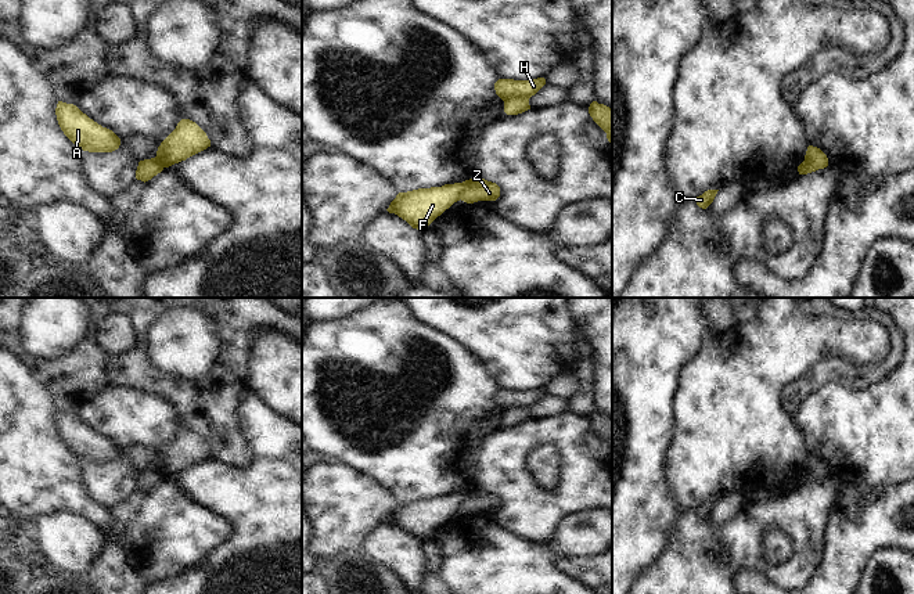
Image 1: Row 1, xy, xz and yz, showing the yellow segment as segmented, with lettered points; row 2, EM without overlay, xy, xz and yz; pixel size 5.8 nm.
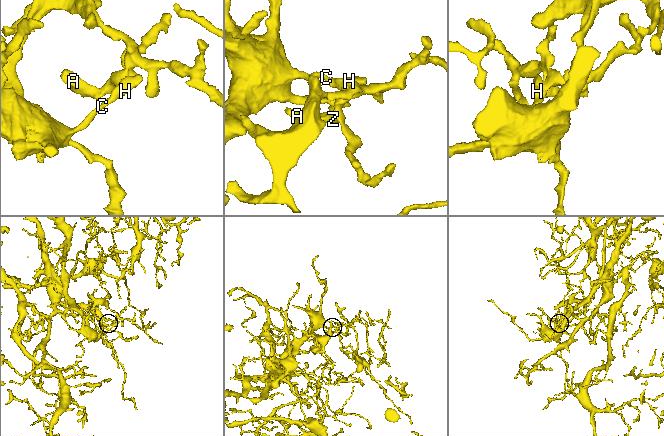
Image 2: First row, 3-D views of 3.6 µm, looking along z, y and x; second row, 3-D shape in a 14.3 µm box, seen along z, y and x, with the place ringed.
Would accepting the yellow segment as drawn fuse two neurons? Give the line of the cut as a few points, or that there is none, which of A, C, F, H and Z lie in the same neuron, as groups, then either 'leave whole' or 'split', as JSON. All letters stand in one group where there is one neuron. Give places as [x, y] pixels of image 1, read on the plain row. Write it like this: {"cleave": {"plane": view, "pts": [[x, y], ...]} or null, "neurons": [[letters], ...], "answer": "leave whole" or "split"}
{"cleave": {"plane": "xz", "pts": [[468, 490], [459, 508]]}, "neurons": [["A", "F"], ["C", "H", "Z"]], "answer": "split"}

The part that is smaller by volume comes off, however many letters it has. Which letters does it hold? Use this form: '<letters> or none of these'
A, F

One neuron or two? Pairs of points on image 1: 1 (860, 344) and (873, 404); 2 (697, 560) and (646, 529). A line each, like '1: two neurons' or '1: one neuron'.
1: two neurons
2: two neurons

